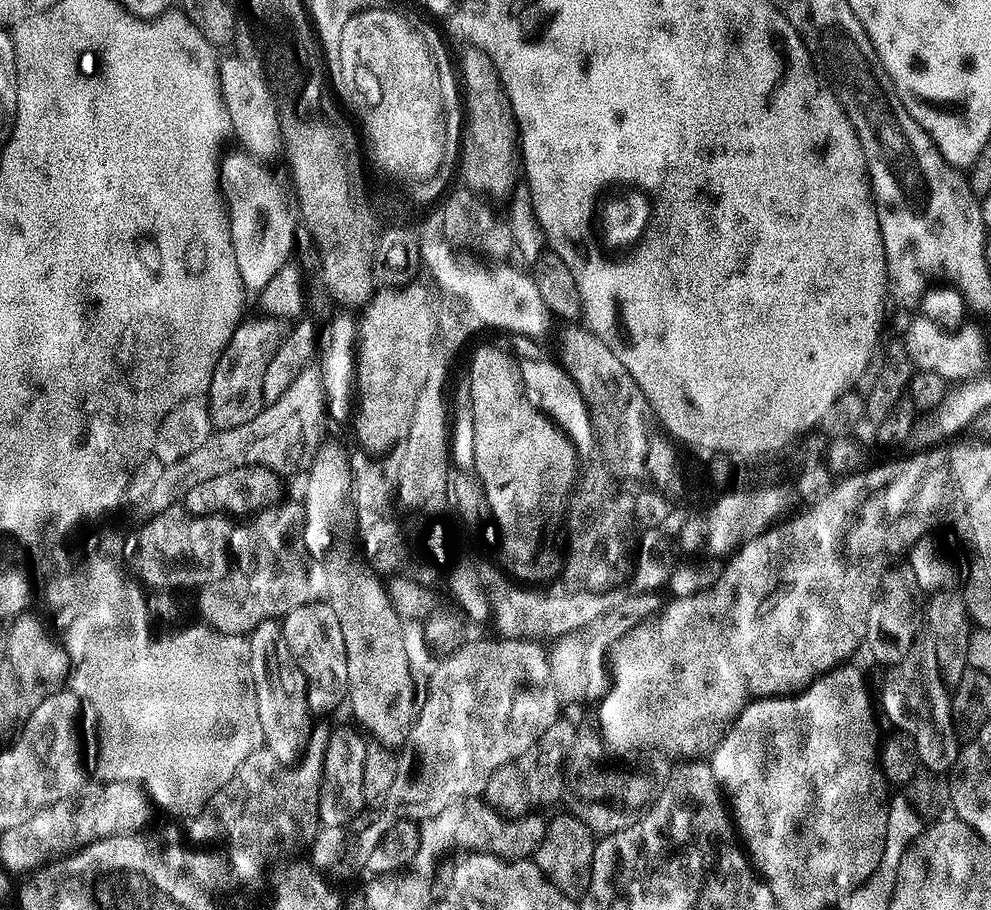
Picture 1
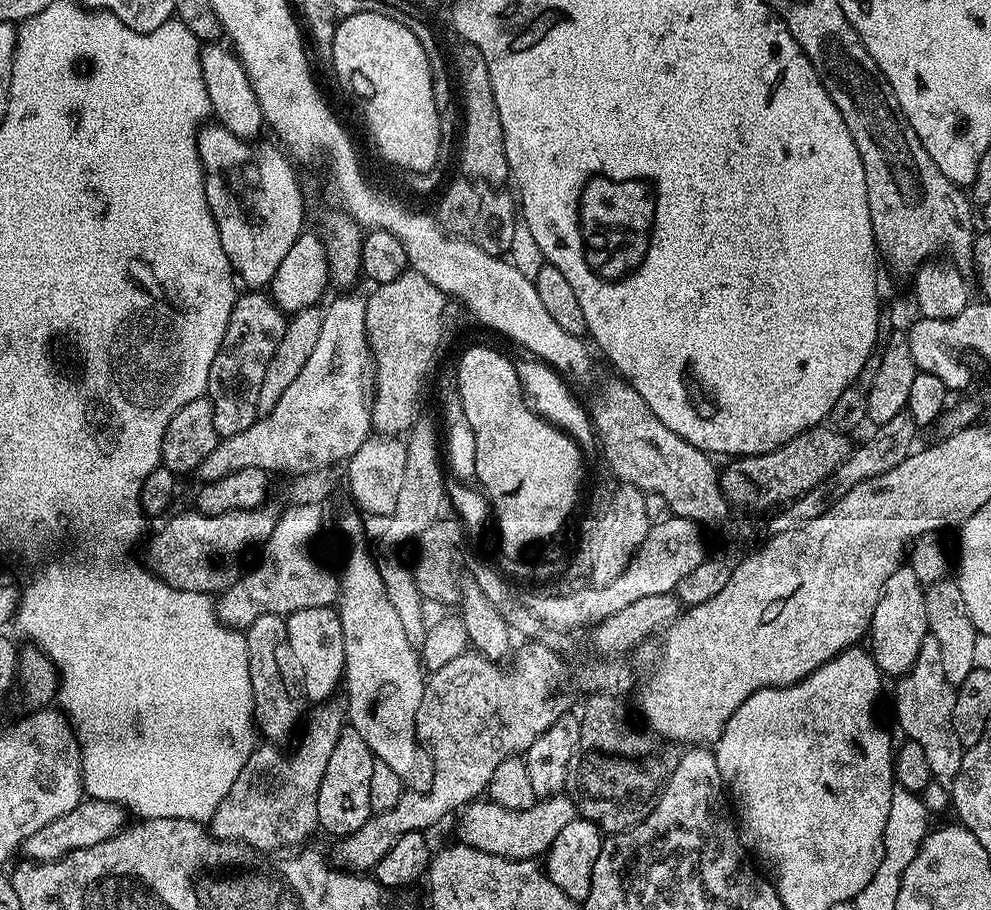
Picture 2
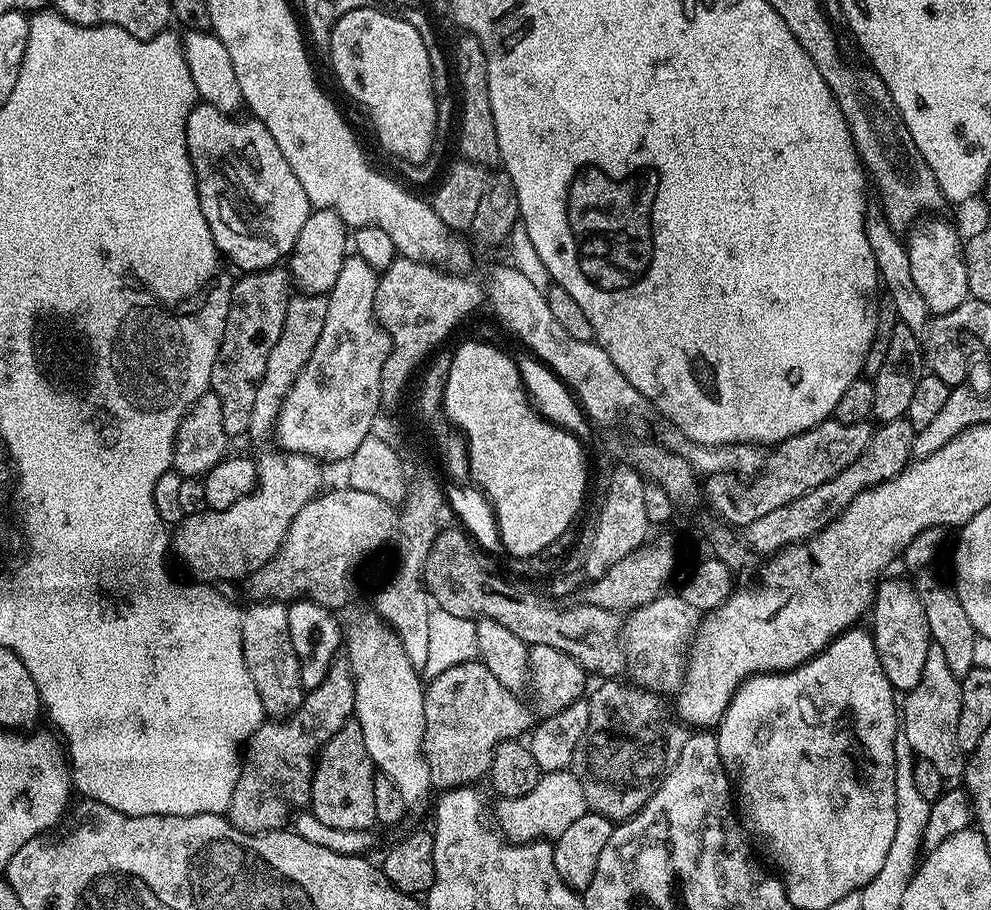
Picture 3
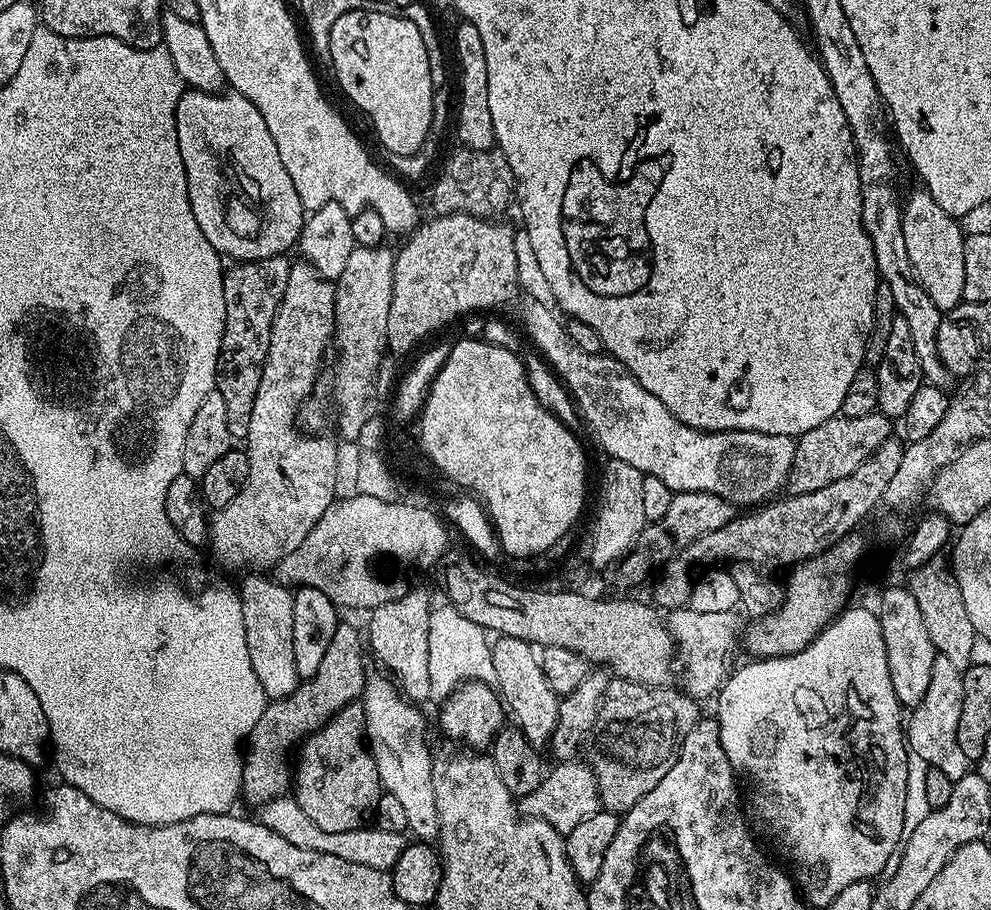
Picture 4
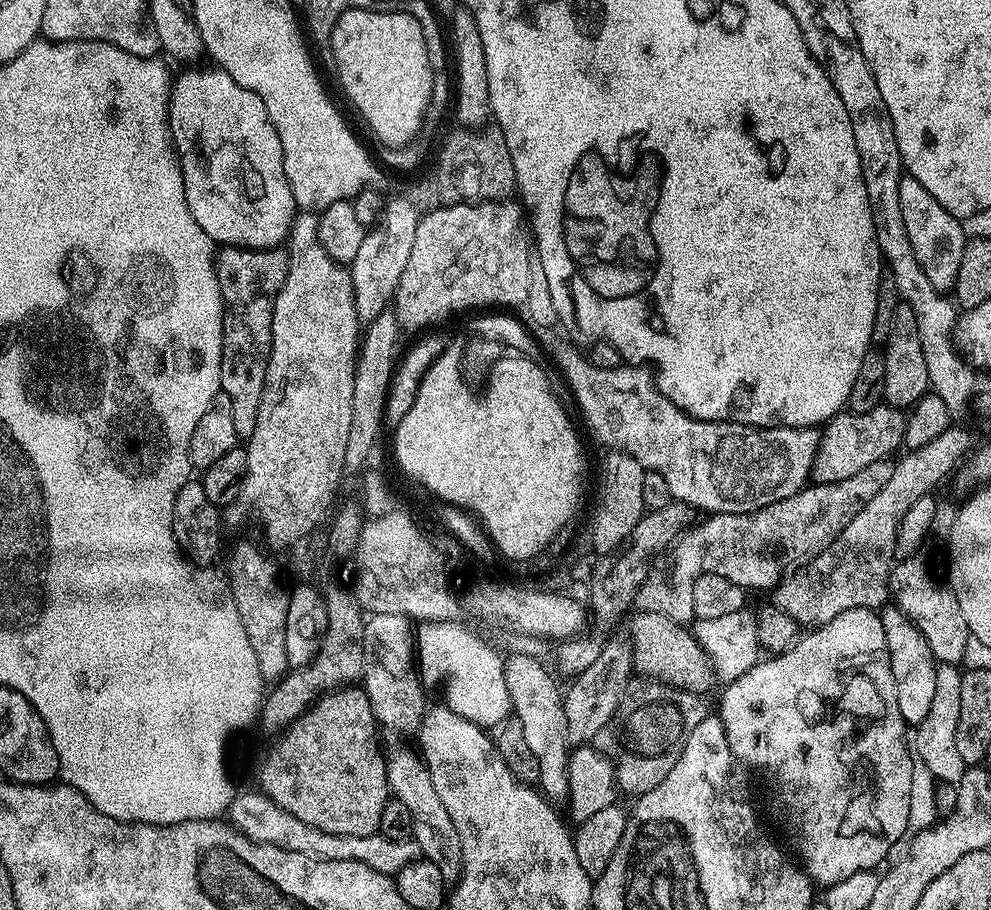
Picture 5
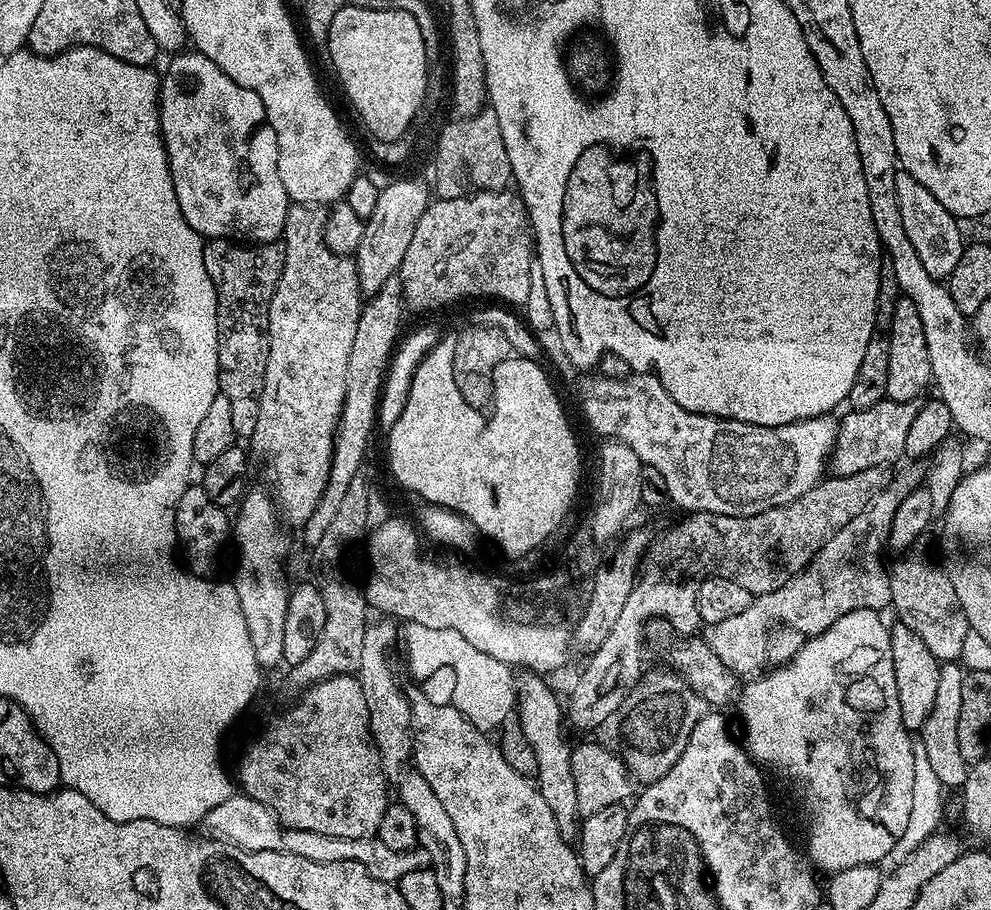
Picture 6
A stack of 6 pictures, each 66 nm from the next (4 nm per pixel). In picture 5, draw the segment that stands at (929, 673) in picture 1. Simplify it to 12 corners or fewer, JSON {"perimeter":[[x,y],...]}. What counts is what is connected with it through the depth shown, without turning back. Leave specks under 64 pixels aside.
{"perimeter":[[940,664],[934,702],[915,725],[915,759],[937,781],[960,783],[954,746],[962,672]]}

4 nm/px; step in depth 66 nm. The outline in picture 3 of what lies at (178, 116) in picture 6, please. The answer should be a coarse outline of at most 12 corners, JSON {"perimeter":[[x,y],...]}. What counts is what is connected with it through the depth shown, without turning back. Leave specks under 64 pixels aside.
{"perimeter":[[186,118],[193,169],[225,168],[200,206],[241,273],[291,256],[314,209],[258,119]]}

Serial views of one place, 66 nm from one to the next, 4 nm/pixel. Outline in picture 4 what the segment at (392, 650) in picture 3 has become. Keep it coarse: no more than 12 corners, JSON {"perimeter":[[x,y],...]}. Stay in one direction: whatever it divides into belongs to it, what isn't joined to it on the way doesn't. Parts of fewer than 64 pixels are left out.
{"perimeter":[[387,675],[364,685],[380,787],[417,841],[440,835],[424,716]]}

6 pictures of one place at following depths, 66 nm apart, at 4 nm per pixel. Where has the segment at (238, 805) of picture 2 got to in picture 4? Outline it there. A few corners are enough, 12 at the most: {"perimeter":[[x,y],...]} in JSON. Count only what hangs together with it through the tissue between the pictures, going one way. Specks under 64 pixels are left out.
{"perimeter":[[337,623],[318,671],[265,703],[246,736],[240,791],[289,795],[288,751],[366,683],[362,632]]}

